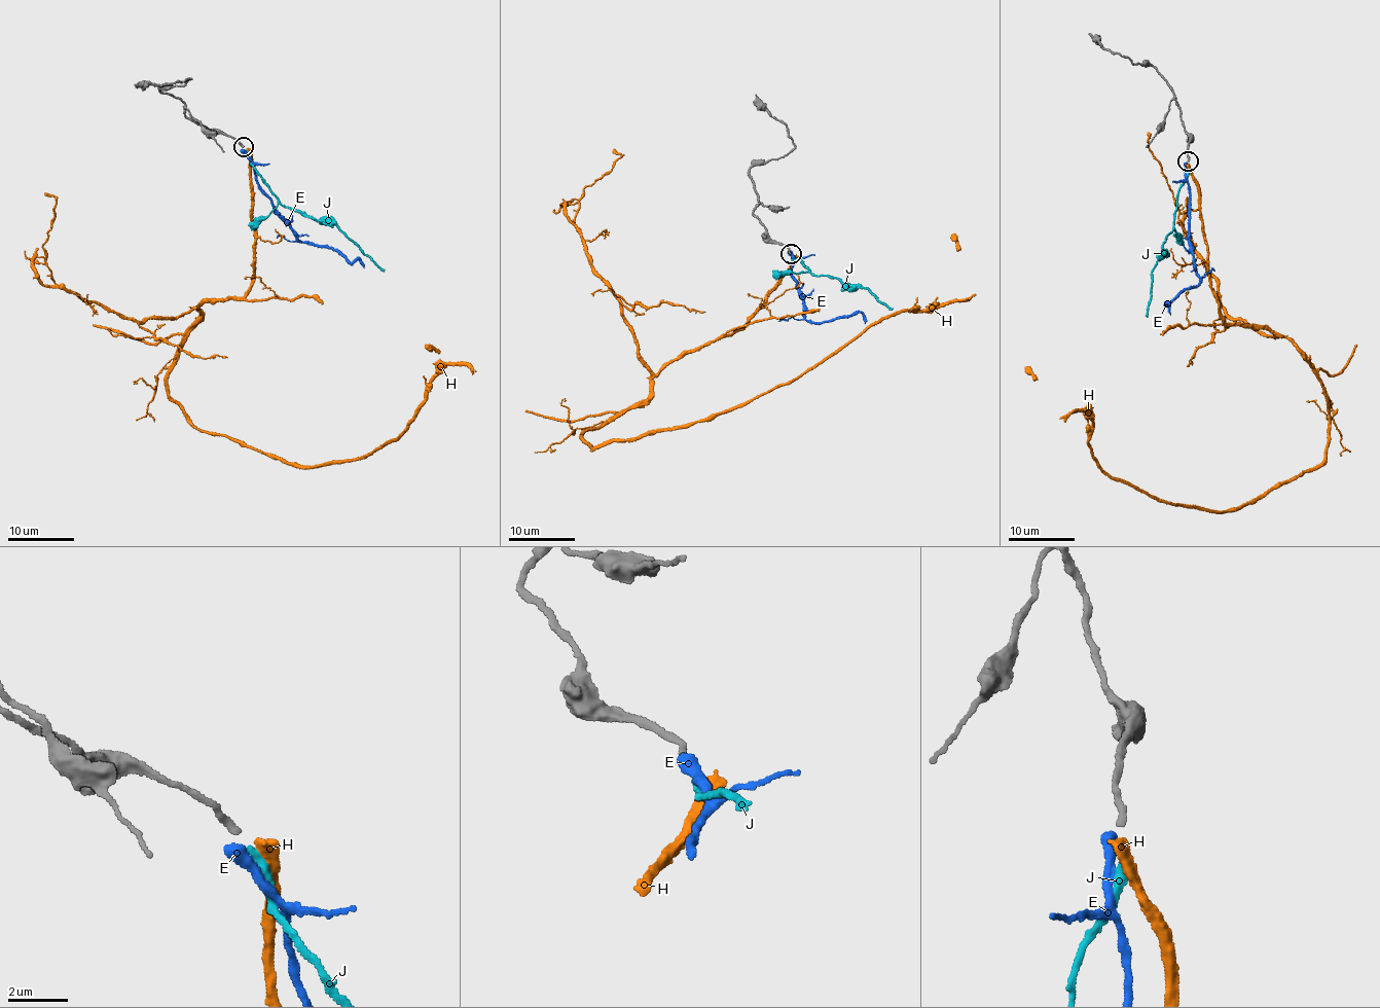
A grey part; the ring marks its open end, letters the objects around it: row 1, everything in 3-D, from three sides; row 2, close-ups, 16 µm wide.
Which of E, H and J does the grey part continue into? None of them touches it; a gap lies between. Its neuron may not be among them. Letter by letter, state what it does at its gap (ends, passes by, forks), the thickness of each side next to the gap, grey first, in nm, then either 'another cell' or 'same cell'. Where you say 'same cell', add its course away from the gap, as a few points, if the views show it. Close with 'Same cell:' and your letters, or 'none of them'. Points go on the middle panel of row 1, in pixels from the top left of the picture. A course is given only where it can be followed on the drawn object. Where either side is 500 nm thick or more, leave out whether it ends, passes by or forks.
E: it ends | 240/480 nm | another cell
H: it ends | 240/440 nm | another cell
J: it ends | 240/260 nm | same cell | via (790, 256), (812, 273), (870, 290), (892, 310)
Same cell: J

